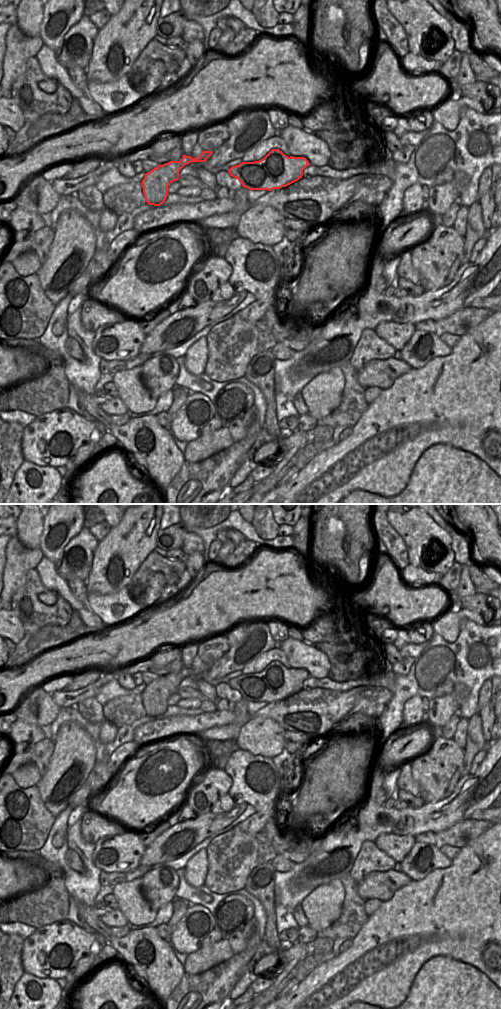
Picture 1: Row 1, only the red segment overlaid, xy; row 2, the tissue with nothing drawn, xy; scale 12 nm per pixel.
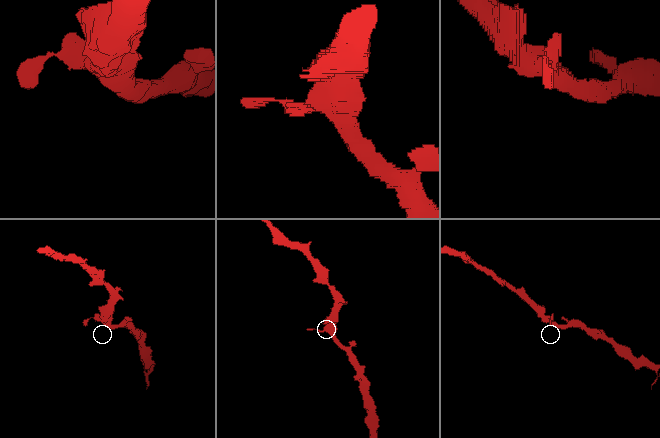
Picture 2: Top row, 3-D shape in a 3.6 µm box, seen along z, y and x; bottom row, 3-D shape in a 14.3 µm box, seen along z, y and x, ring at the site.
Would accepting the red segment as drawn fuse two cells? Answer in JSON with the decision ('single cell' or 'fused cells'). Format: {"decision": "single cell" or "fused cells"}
{"decision": "single cell"}

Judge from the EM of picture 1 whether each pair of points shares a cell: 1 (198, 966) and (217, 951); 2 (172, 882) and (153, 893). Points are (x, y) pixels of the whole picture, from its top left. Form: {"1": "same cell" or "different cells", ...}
{"1": "same cell", "2": "same cell"}

